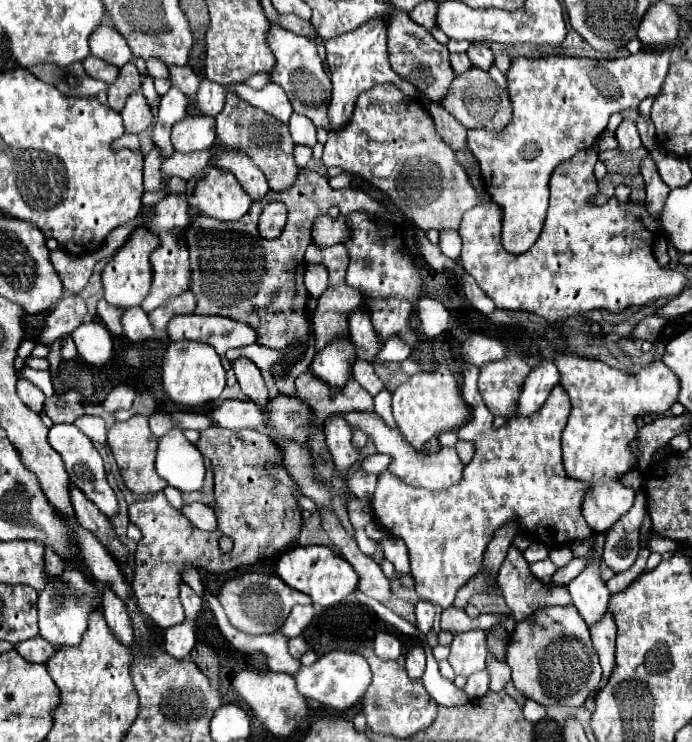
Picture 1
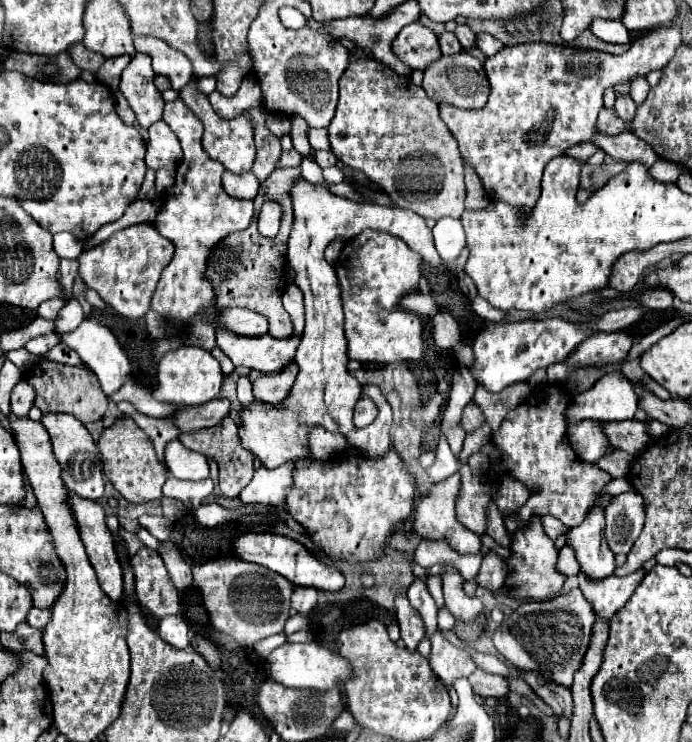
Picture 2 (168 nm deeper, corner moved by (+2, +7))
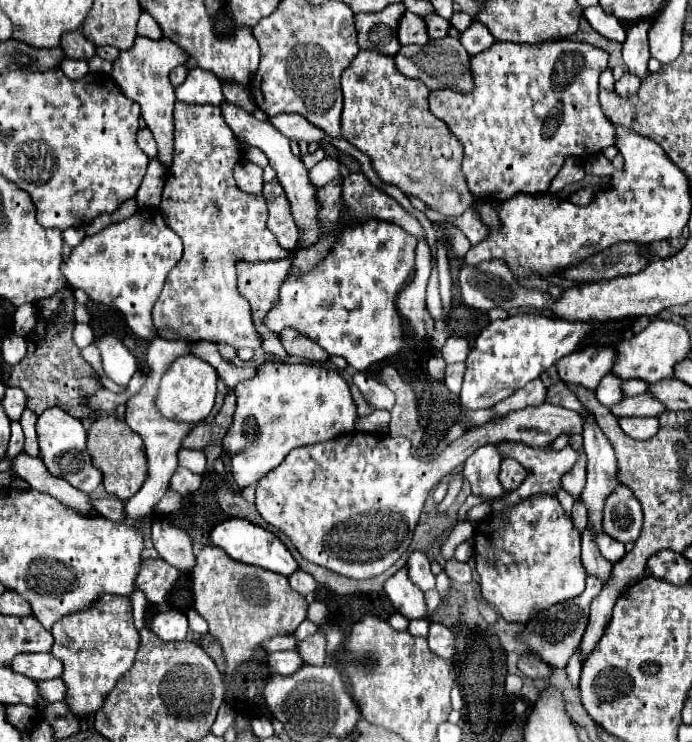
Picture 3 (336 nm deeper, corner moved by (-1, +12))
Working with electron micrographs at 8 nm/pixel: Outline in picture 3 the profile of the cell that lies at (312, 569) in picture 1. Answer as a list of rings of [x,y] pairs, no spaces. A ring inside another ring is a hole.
[[[229,518],[221,524],[217,524],[211,530],[211,542],[215,546],[221,546],[233,560],[243,562],[243,564],[261,566],[261,568],[267,568],[267,570],[283,574],[283,576],[291,576],[293,572],[299,570],[297,560],[287,550],[287,546],[281,542],[281,538],[277,538],[273,532],[269,532],[257,524],[251,524],[249,520],[243,520],[243,518]]]

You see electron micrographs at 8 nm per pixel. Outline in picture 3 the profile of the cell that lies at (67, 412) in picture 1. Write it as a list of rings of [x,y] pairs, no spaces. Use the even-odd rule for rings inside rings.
[[[67,286],[55,296],[41,300],[37,304],[37,326],[27,336],[27,356],[11,368],[9,376],[5,378],[7,386],[19,386],[27,394],[27,408],[31,408],[35,414],[41,414],[43,410],[51,406],[59,406],[71,416],[77,418],[95,418],[99,412],[87,406],[87,398],[95,396],[103,382],[93,366],[89,366],[81,354],[79,348],[73,342],[73,290]]]

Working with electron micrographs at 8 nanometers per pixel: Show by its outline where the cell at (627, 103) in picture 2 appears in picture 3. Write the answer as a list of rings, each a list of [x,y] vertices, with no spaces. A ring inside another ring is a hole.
[[[627,72],[627,74],[623,74],[623,78],[619,82],[615,82],[615,92],[619,96],[625,96],[625,98],[635,96],[639,92],[639,84],[641,84],[641,80]]]

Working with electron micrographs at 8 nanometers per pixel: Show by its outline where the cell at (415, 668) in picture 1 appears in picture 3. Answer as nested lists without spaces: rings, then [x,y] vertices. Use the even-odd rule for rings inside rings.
[[[401,568],[385,582],[385,592],[397,612],[401,612],[407,620],[419,620],[427,616],[423,592],[409,580],[407,568]]]

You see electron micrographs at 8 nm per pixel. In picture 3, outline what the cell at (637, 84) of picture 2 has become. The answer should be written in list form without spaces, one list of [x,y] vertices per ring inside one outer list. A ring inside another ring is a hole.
[[[651,20],[637,22],[627,30],[627,40],[623,42],[623,60],[631,74],[635,74],[639,80],[649,76],[649,42],[647,42],[647,30],[651,26]]]

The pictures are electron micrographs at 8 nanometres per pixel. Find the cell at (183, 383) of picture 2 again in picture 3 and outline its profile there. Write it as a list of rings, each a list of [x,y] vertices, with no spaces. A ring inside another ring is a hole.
[[[193,354],[177,358],[169,366],[169,370],[163,374],[161,384],[159,384],[159,394],[157,394],[159,412],[163,416],[179,420],[179,422],[203,422],[215,404],[217,380],[219,380],[217,370],[209,362],[205,362]]]

